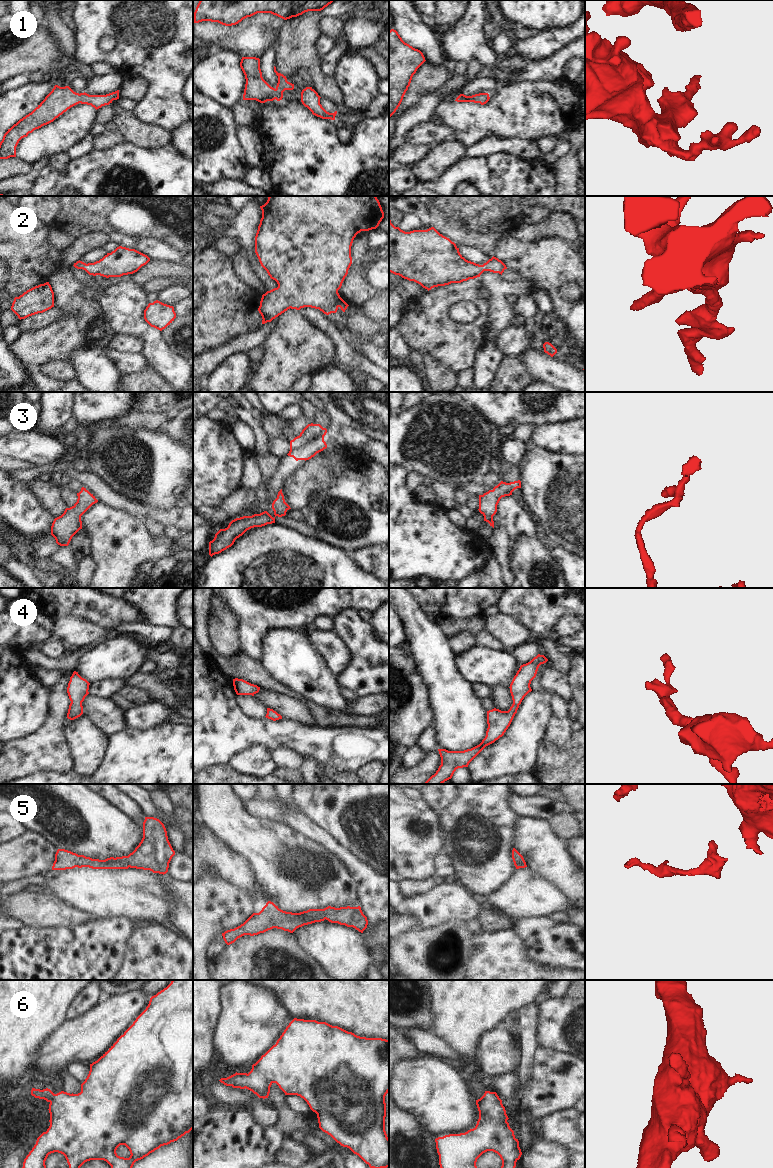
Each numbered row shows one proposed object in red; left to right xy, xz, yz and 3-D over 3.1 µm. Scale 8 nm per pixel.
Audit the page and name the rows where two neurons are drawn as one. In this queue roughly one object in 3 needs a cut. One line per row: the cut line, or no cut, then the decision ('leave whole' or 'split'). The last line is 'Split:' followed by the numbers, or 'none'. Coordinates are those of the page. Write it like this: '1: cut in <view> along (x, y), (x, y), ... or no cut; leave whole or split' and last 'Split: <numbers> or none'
1: no cut; leave whole
2: no cut; leave whole
3: no cut; leave whole
4: no cut; leave whole
5: no cut; leave whole
6: no cut; leave whole
Split: none

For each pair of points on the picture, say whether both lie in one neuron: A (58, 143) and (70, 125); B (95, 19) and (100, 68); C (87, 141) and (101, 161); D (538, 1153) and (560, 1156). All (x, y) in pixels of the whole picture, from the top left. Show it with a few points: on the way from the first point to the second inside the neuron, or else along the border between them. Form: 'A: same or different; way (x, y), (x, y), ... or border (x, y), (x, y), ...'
A: same; way (58, 139), (67, 129)
B: different; border (89, 66), (93, 63), (105, 62), (114, 70)
C: different; border (92, 150), (70, 160)
D: same; way (543, 1156), (555, 1156)

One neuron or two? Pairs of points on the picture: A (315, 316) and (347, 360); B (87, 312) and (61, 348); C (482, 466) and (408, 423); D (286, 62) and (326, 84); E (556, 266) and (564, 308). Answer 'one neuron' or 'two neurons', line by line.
A: one neuron
B: one neuron
C: one neuron
D: one neuron
E: one neuron

